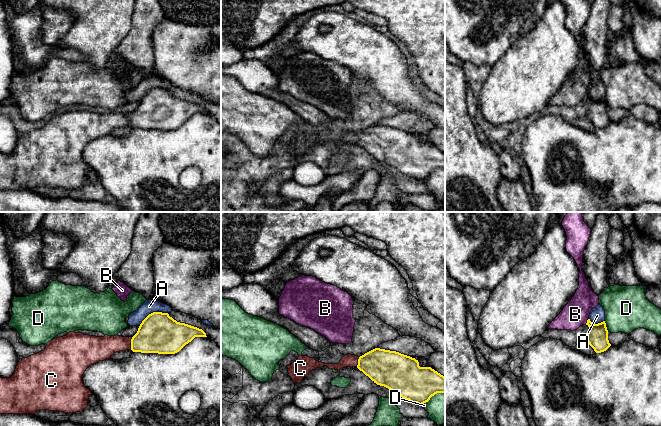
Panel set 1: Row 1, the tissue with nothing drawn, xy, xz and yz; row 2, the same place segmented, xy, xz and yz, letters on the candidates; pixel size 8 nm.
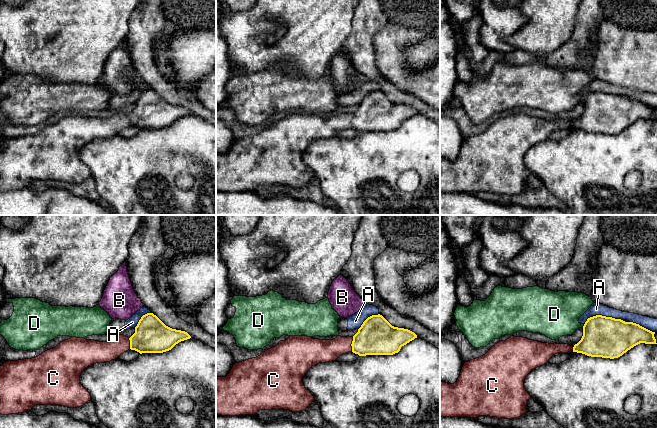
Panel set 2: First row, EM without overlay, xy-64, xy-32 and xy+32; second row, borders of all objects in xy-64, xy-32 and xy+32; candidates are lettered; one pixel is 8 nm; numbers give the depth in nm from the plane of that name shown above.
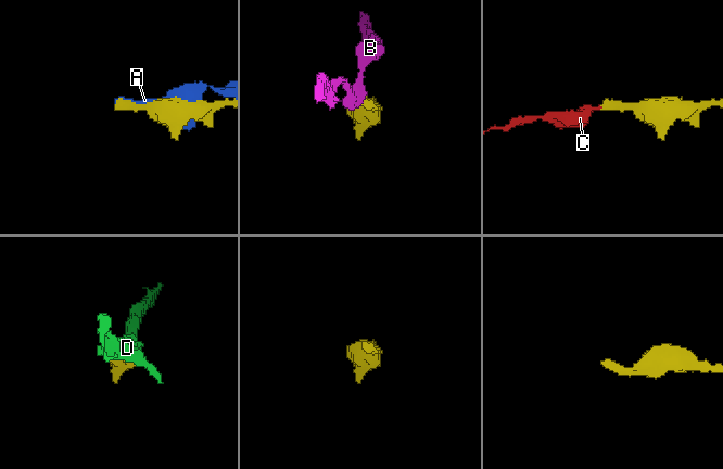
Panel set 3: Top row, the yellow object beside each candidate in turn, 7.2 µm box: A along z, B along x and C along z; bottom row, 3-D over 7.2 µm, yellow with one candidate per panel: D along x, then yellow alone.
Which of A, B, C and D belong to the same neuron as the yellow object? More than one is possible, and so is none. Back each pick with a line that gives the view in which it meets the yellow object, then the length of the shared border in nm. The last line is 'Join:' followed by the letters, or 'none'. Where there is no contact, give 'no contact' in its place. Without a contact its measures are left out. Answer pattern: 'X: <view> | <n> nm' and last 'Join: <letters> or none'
C: xy | 110 nm
Join: C

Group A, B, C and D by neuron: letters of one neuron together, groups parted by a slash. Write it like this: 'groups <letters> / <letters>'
groups A / B / C / D

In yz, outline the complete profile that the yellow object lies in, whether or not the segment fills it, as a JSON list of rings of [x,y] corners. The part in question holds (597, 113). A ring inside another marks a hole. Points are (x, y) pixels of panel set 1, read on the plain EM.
[[[588,95],[586,101],[589,103],[589,107],[586,112],[586,117],[589,121],[596,129],[606,127],[611,120],[608,116],[608,106],[605,97],[595,100]]]

